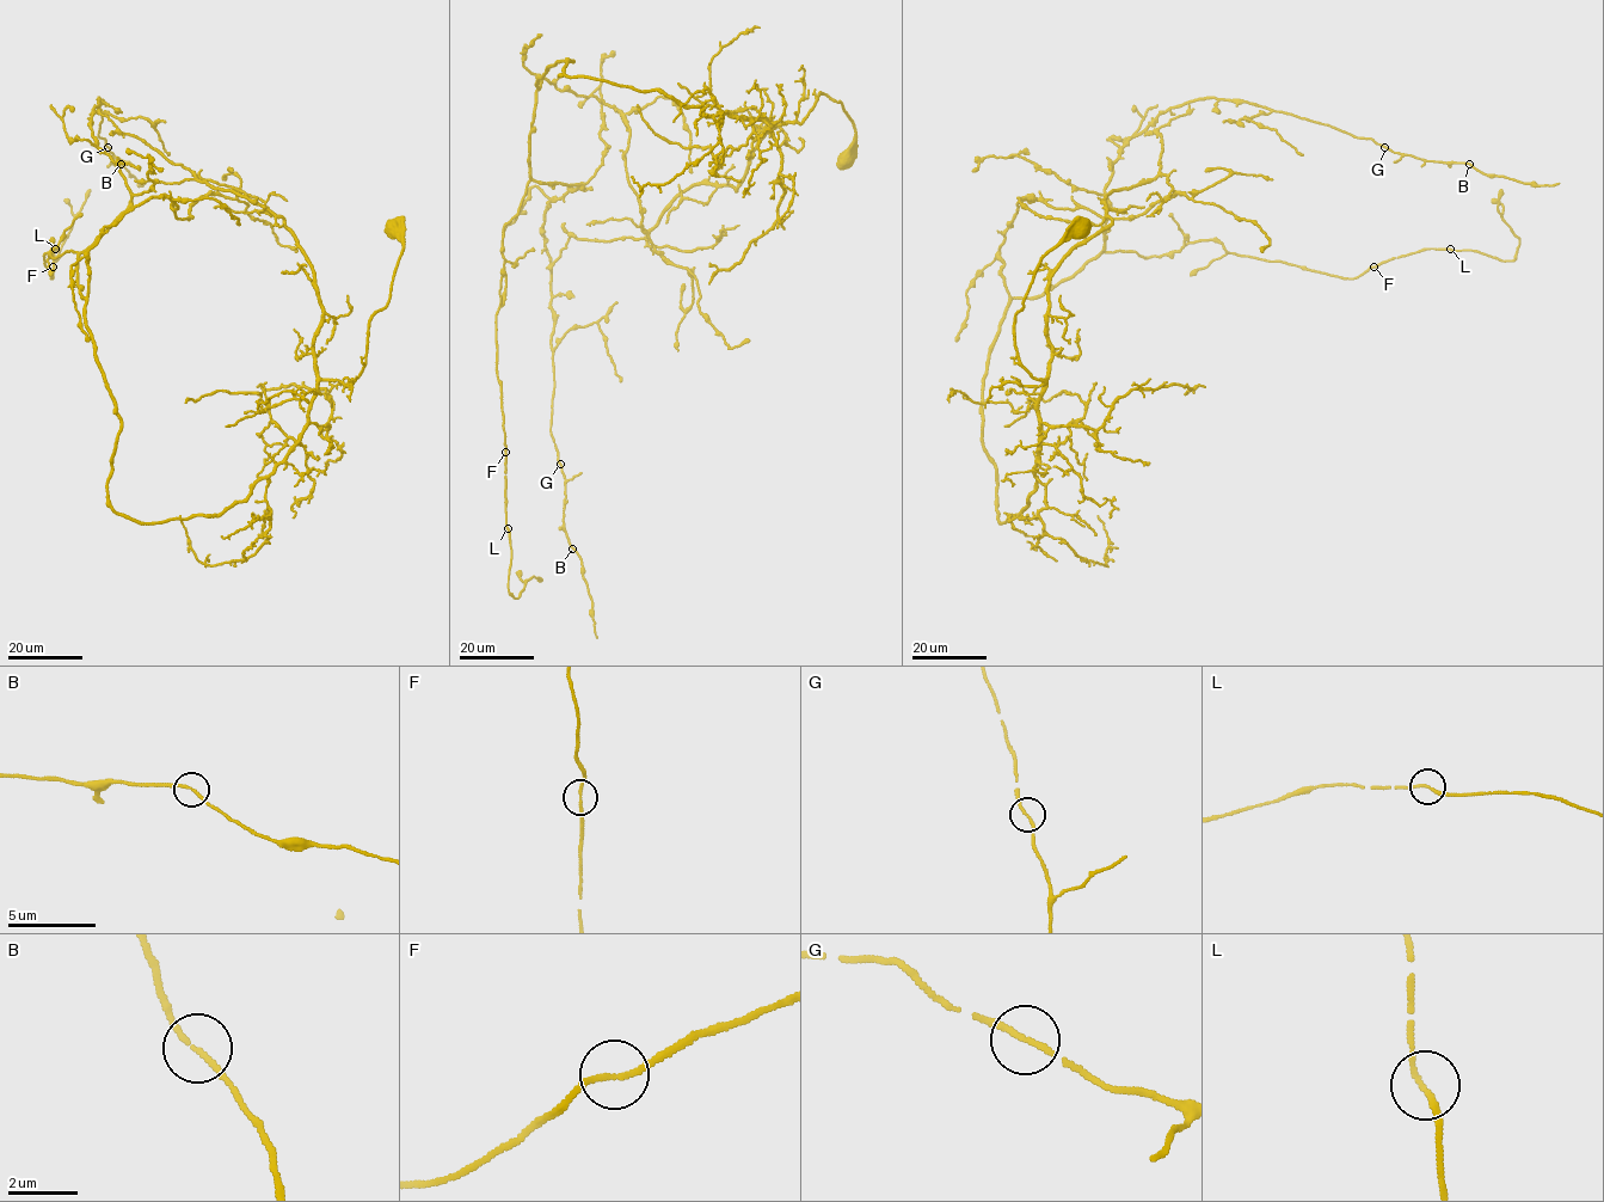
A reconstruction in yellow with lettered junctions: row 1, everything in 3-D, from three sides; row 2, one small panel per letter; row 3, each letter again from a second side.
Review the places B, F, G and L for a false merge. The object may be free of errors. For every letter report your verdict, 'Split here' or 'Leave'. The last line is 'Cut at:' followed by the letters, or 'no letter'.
B: Leave
F: Leave
G: Leave
L: Leave
Cut at: no letter

